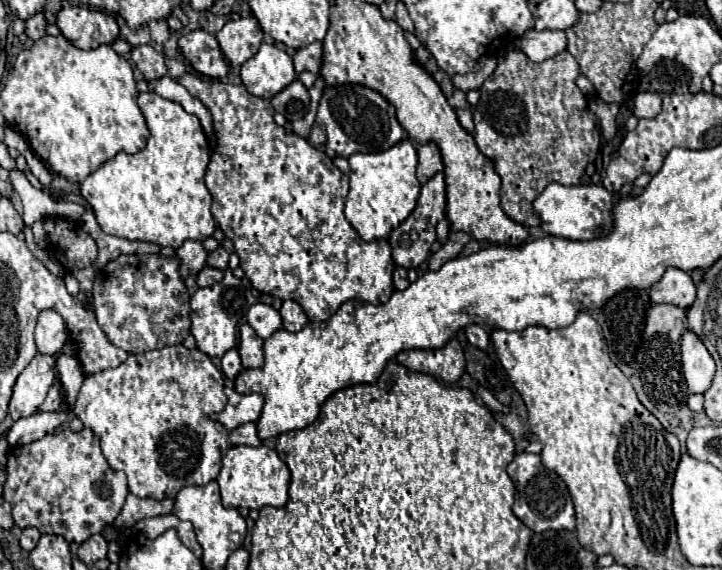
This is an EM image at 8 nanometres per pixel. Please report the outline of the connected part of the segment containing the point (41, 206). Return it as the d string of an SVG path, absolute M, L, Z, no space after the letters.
M13 170L9 182L13 184L15 192L23 200L23 208L25 208L23 220L25 220L25 224L33 224L39 218L53 218L53 216L79 220L79 216L82 216L83 212L85 212L85 208L81 204L63 202L63 200L51 200L47 194L33 188L29 184L29 180L23 176L21 170Z

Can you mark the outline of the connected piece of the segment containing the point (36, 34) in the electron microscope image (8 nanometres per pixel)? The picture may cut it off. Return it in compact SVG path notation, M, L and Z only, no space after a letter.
M39 12L39 14L35 14L35 18L29 18L27 22L25 22L25 34L31 38L31 40L41 40L41 38L45 38L47 36L47 22L45 22L45 18L43 18L43 14Z

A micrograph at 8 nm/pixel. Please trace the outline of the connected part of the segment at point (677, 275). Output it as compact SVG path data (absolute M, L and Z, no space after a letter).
M669 268L663 278L651 288L653 304L673 304L681 310L691 308L695 302L695 284L691 276L679 268Z

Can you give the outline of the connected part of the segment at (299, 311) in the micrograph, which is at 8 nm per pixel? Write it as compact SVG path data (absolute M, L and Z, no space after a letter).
M285 300L279 312L283 318L283 328L289 332L297 332L307 324L307 316L305 316L303 308L293 300Z

